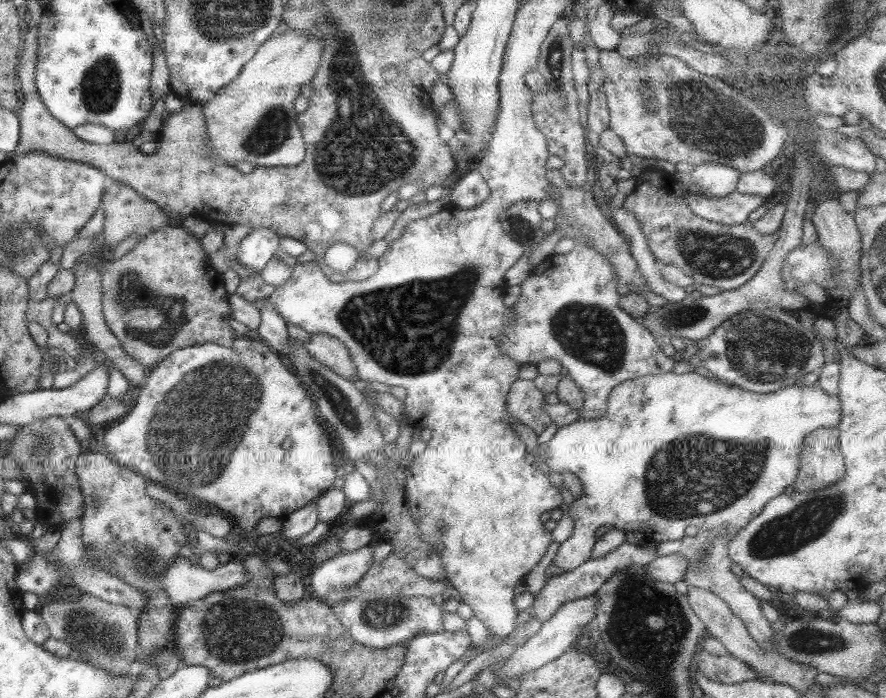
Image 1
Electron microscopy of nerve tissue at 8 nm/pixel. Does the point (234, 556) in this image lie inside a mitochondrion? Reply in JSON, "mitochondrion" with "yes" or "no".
{"mitochondrion":"no"}

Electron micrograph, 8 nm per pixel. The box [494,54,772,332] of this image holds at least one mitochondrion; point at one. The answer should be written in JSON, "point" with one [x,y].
{"point":[698,114]}

